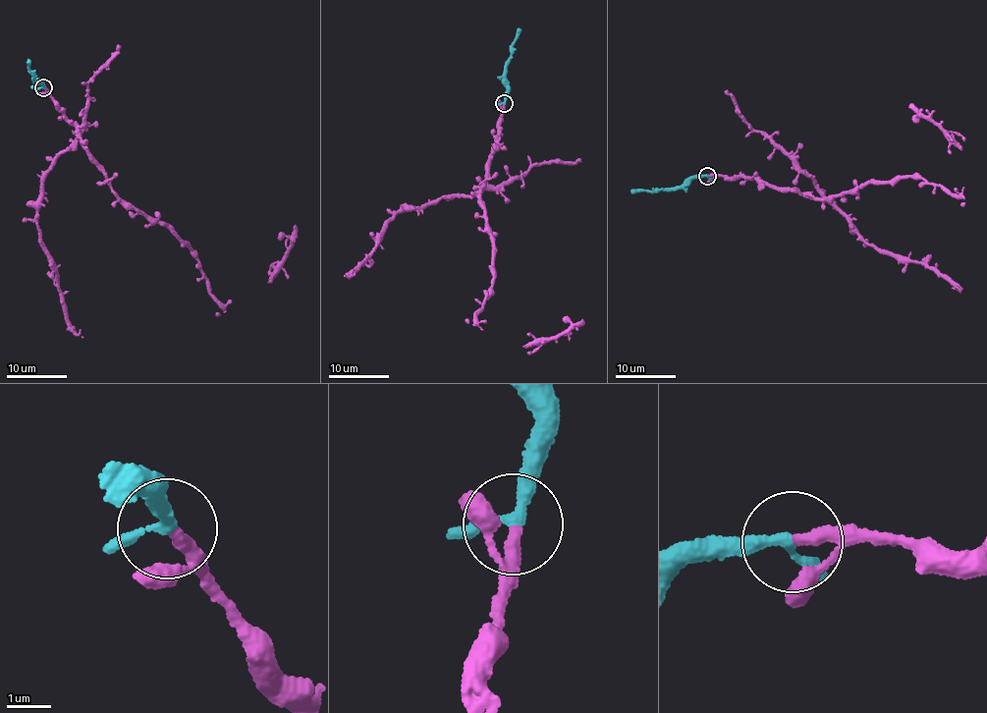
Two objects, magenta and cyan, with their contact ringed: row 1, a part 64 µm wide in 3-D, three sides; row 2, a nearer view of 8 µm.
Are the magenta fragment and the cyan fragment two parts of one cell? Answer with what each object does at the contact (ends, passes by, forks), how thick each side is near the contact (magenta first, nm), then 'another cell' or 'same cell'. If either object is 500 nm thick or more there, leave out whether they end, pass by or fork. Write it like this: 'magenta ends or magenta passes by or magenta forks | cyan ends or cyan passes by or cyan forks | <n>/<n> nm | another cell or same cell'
magenta ends | cyan passes by | 280/220 nm | same cell

